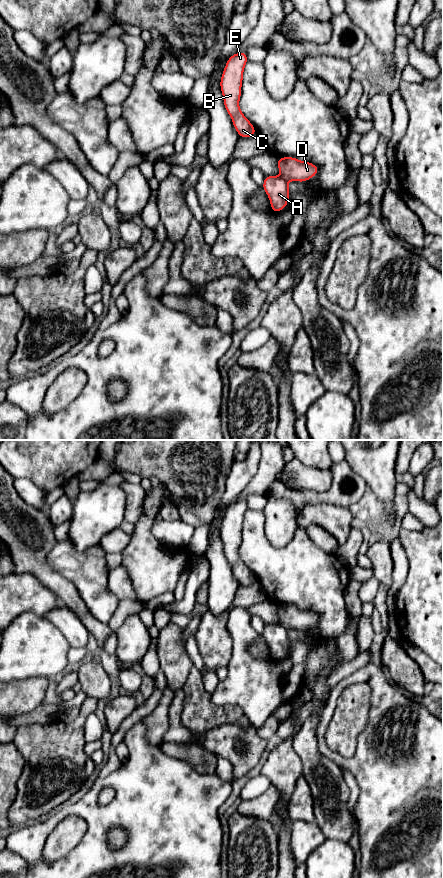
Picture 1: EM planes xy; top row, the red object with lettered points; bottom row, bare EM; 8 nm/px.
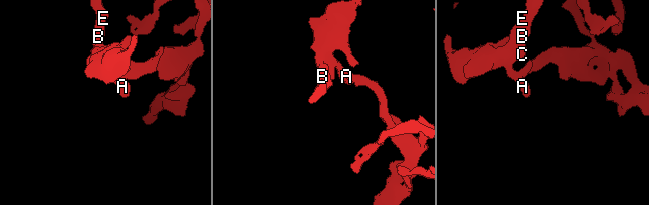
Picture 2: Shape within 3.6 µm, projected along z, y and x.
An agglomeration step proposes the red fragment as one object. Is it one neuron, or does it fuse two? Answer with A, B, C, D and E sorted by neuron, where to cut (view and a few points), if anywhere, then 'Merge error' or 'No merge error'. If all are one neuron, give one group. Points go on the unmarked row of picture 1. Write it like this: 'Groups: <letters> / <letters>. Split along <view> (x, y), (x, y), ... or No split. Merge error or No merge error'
Groups: A B C E / D. Split along xy (283, 625), (287, 628). Merge error

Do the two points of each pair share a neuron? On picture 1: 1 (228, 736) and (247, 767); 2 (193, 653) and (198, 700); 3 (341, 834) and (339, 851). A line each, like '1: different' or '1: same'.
1: same
2: different
3: different

